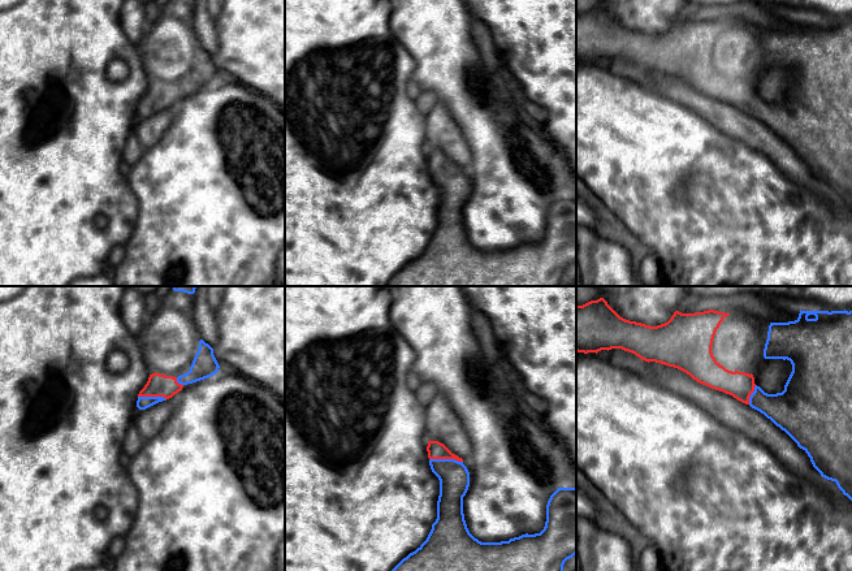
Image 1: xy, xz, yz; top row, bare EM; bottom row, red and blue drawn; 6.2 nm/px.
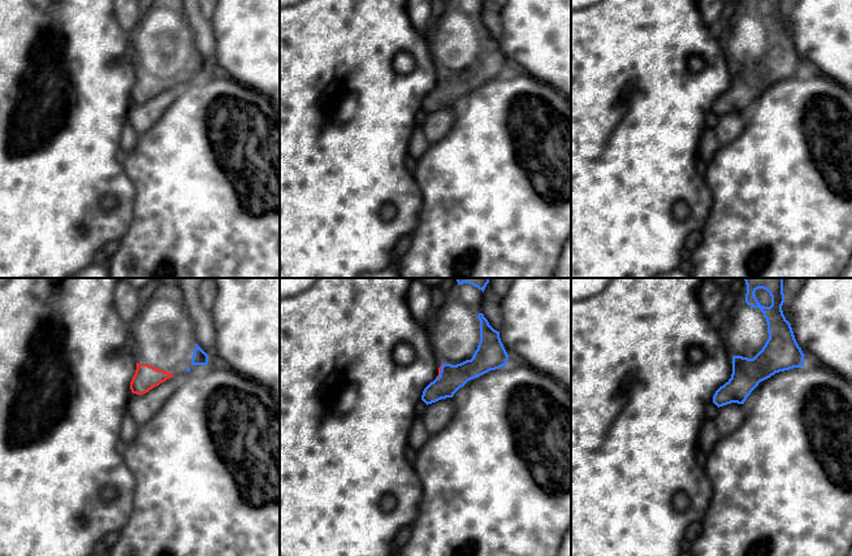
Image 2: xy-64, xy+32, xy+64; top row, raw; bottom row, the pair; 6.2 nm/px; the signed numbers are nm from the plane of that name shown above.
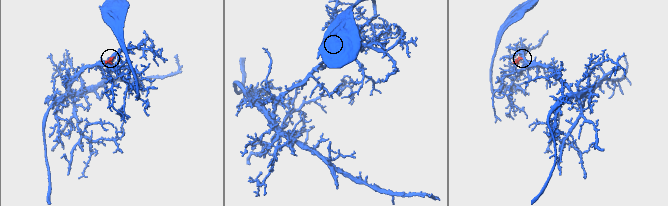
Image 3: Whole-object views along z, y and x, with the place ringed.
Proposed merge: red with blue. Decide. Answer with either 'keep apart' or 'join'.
join

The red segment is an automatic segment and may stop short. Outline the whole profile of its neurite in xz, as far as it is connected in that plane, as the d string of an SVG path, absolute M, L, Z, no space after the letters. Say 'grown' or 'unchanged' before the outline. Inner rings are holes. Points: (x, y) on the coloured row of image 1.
grown; M428 441L427 451L431 470L440 480L437 519L427 540L392 571L563 571L565 562L576 554L576 488L558 488L550 496L545 527L540 533L526 533L501 542L481 542L470 533L464 520L463 497L470 486L470 472L463 459L438 441Z

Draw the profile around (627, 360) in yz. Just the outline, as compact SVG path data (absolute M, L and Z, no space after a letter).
M611 349L609 350L609 352L610 352L610 362L614 365L627 369L649 381L657 382L656 375L652 371L650 364L648 362L622 349Z

